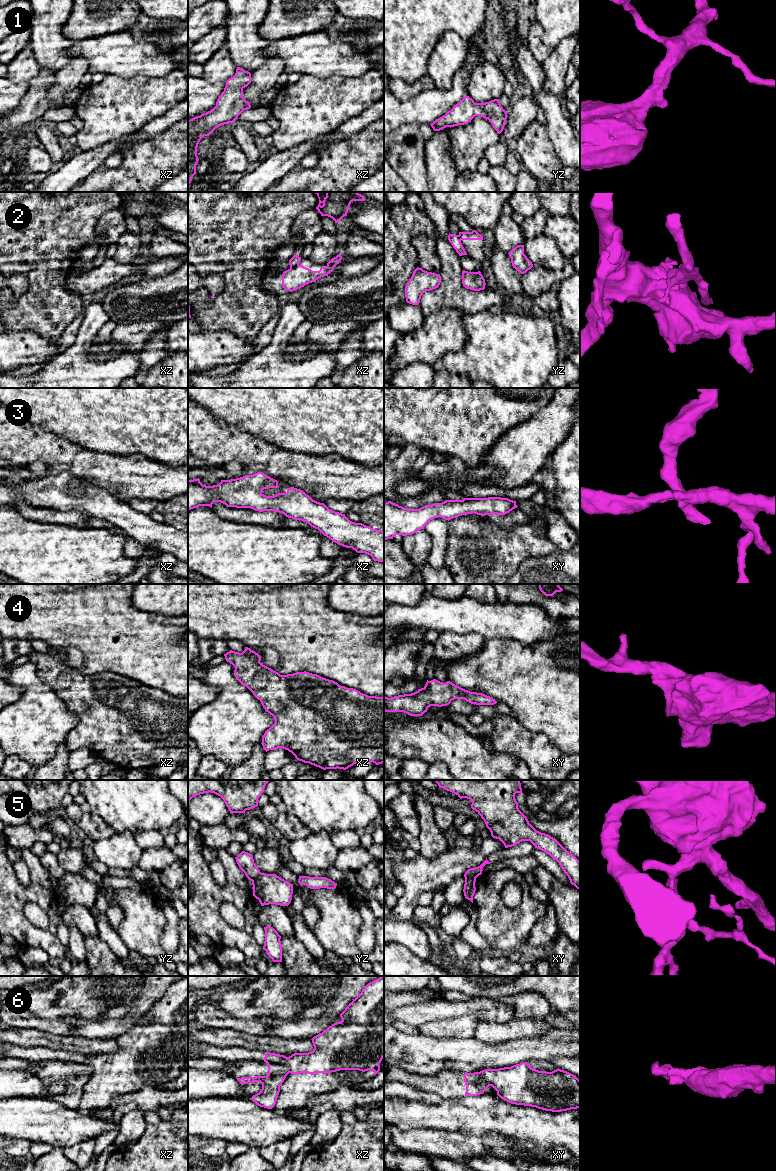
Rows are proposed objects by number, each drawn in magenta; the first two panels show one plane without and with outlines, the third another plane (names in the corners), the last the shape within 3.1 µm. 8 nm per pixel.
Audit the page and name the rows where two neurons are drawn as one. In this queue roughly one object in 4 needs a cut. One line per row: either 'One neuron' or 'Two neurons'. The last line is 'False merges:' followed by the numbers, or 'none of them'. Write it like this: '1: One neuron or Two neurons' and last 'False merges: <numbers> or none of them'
1: One neuron
2: Two neurons
3: One neuron
4: One neuron
5: Two neurons
6: Two neurons
False merges: 2, 5, 6

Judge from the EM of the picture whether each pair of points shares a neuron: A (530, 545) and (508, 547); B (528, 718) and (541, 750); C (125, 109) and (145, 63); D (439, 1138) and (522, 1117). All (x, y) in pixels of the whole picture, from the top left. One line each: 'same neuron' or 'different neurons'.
A: same neuron
B: different neurons
C: different neurons
D: different neurons

